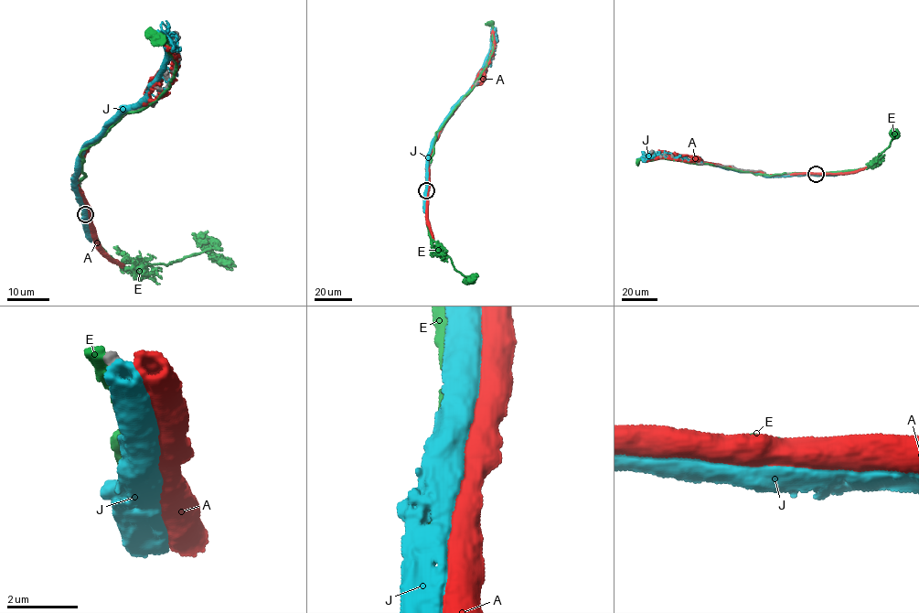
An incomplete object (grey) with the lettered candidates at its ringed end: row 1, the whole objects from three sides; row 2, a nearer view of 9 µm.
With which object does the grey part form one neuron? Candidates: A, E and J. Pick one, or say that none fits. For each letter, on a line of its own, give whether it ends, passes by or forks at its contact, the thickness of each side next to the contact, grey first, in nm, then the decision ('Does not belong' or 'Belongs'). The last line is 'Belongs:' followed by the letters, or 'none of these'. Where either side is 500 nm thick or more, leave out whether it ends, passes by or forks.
A: Thickness 440 nm (grey) against 700 nm. Does not belong
E: It passes by. Thickness 380 nm (grey) against 380 nm. Does not belong
J: Thickness 320 nm (grey) against 600 nm. Does not belong
Belongs: none of these

